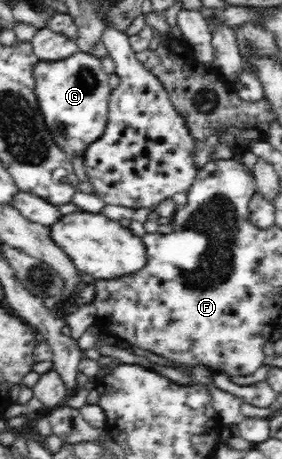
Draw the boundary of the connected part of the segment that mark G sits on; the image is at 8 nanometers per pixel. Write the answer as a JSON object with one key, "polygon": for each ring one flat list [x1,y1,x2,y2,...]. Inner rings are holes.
{"polygon":[[79,50,65,58,41,59,35,65,34,77,35,93,51,135,68,154,82,156,89,143,103,132,108,119,112,90,101,59]]}

